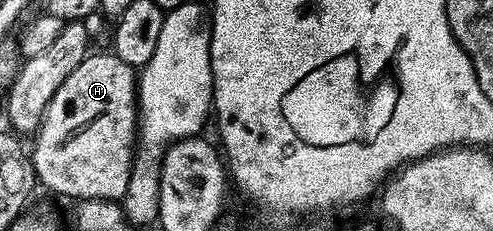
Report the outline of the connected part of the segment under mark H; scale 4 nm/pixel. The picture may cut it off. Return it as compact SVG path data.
M108 51L86 56L67 82L55 90L55 98L43 114L43 122L31 144L33 168L37 171L40 187L50 188L61 196L74 196L74 201L115 200L125 195L133 171L135 145L139 139L139 109L137 107L137 81L135 70L127 62Z

